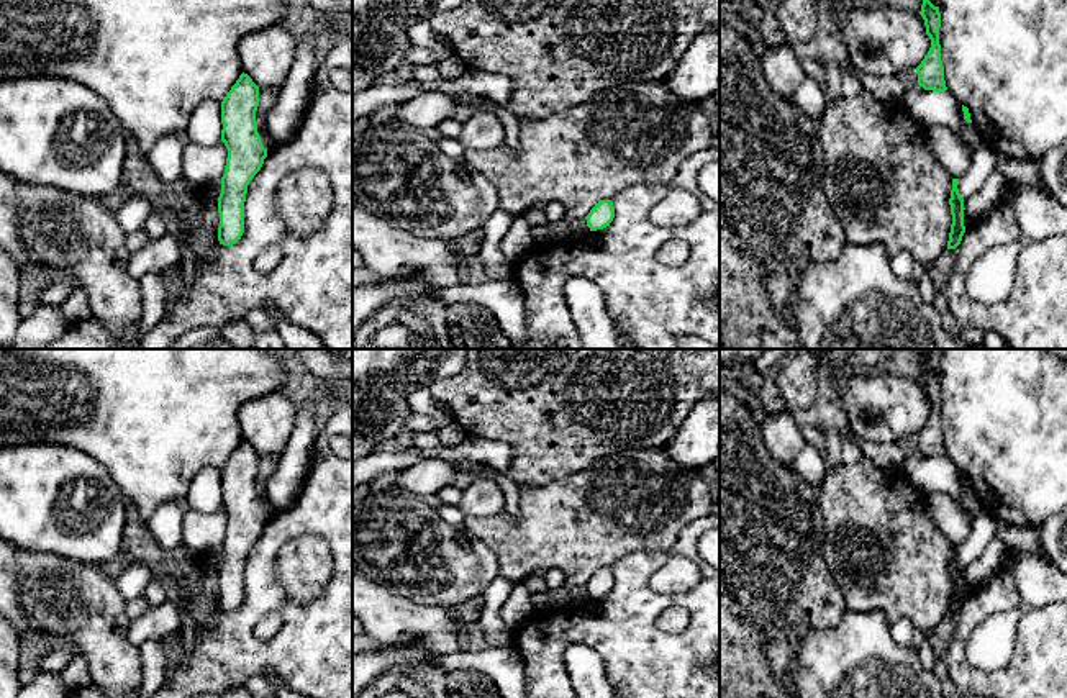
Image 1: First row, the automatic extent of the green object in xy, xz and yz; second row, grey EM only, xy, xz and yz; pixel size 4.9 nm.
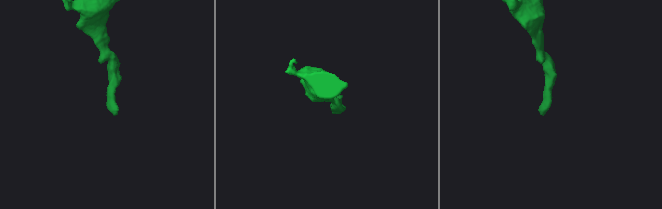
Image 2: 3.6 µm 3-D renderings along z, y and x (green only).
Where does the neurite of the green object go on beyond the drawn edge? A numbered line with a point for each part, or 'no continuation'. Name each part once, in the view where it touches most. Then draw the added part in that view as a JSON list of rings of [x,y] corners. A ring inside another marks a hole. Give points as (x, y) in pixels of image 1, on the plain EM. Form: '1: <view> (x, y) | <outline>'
no continuation

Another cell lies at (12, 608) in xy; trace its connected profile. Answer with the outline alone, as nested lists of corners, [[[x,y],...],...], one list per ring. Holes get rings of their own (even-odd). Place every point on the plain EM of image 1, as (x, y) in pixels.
[[[0,539],[0,616],[5,618],[16,636],[33,632],[46,637],[34,629],[20,598],[21,580],[16,551],[11,544]]]

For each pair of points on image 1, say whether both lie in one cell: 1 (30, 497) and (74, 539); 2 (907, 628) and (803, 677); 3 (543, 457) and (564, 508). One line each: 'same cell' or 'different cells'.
1: same cell
2: different cells
3: different cells

